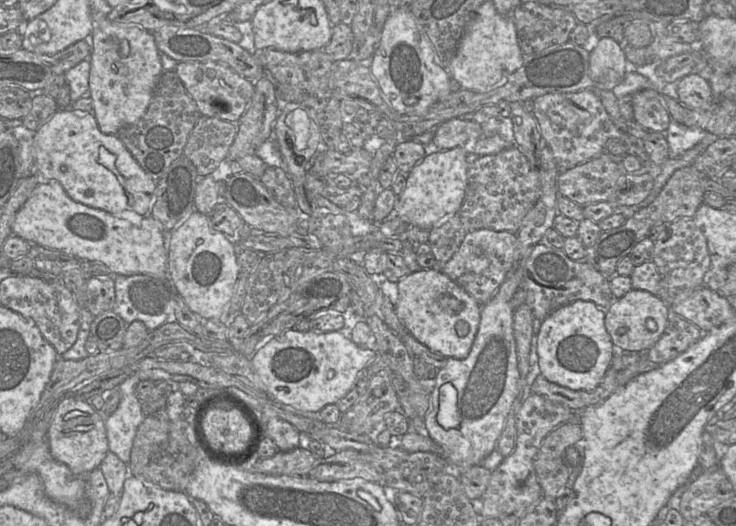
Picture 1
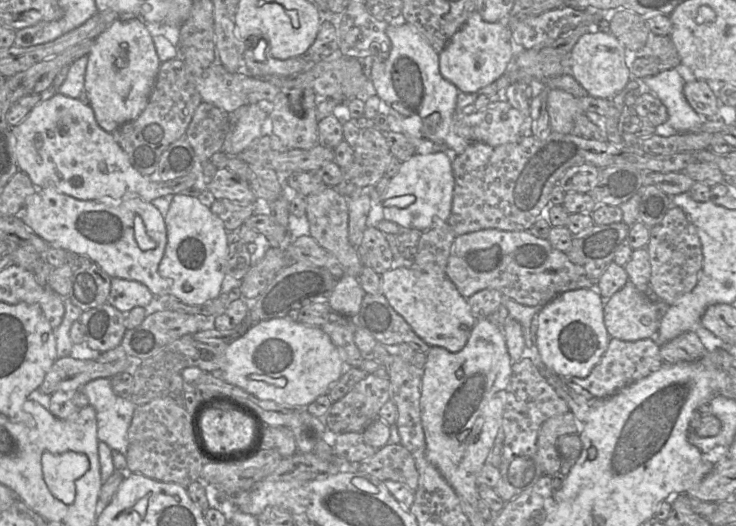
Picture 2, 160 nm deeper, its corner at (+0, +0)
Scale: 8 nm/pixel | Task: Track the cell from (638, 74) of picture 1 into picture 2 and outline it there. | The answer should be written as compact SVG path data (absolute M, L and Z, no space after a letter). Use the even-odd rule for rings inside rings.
M675 68L665 69L654 76L641 78L666 106L668 120L663 126L671 126L676 133L697 131L707 117L697 113L688 103L683 88L686 81Z

